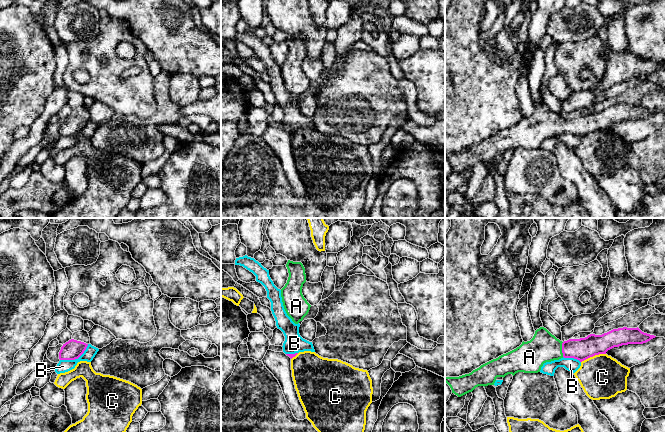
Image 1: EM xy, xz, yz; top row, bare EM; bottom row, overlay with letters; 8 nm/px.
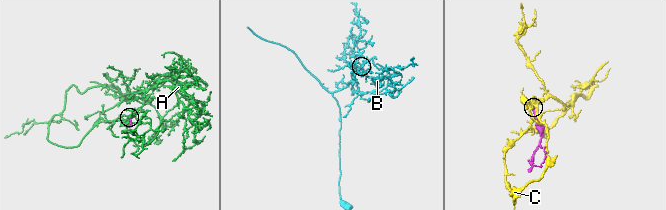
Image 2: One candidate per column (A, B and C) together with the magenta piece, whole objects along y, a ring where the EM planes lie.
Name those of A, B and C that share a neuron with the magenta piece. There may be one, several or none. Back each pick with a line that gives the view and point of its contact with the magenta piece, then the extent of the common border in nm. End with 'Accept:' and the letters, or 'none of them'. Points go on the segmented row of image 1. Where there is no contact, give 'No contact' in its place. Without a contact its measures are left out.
A: Touches magenta at yz (562, 349). Shared border 120 nm
Accept: A

